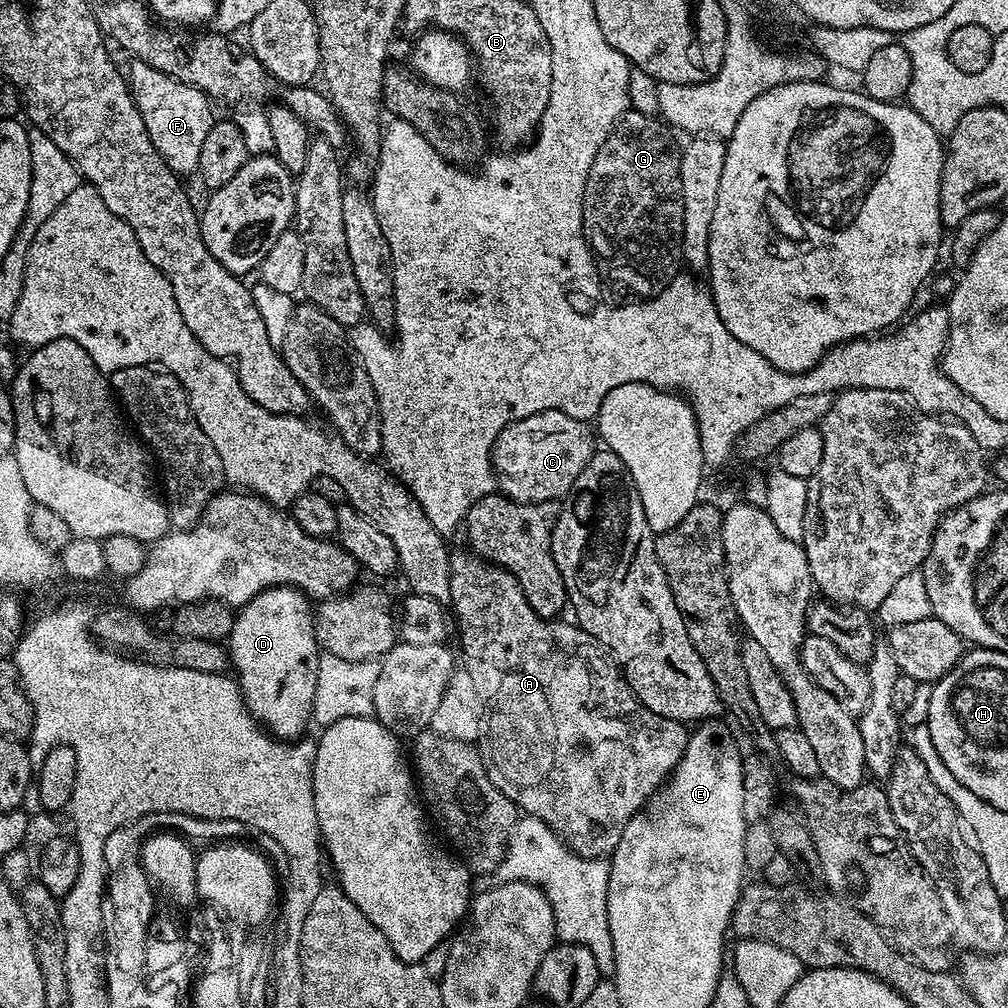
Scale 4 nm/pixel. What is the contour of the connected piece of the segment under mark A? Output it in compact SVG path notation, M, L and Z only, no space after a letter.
M453 551L448 558L448 565L452 571L450 578L450 608L454 613L454 620L460 623L460 652L464 655L462 667L468 671L470 678L474 678L474 687L478 690L478 698L484 707L484 727L482 729L482 755L484 768L488 771L490 782L506 794L521 813L537 816L550 830L554 830L557 836L568 847L575 850L580 856L593 858L607 857L618 846L622 838L622 832L634 818L634 814L643 808L660 785L671 777L672 772L678 766L682 754L688 745L689 729L681 721L671 720L662 714L654 714L632 693L631 686L620 671L620 665L616 663L615 656L575 622L563 624L560 618L545 618L539 616L526 602L526 594L522 586L518 586L518 578L510 574L504 568L496 564L490 564L487 560L481 560L471 551Z

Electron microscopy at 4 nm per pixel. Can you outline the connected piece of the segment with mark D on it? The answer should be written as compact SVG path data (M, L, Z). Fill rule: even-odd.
M265 588L236 612L232 633L226 641L226 651L239 690L244 696L244 704L257 724L267 729L277 740L292 742L303 737L308 719L312 720L314 716L315 687L318 684L318 666L322 653L320 645L316 643L316 625L309 597L297 588Z

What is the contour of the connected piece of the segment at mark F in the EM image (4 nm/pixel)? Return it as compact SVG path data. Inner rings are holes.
M131 57L128 63L129 90L155 148L176 175L195 173L198 170L202 145L216 121L210 98L196 87L183 83L164 71L154 70L148 63L136 57Z

